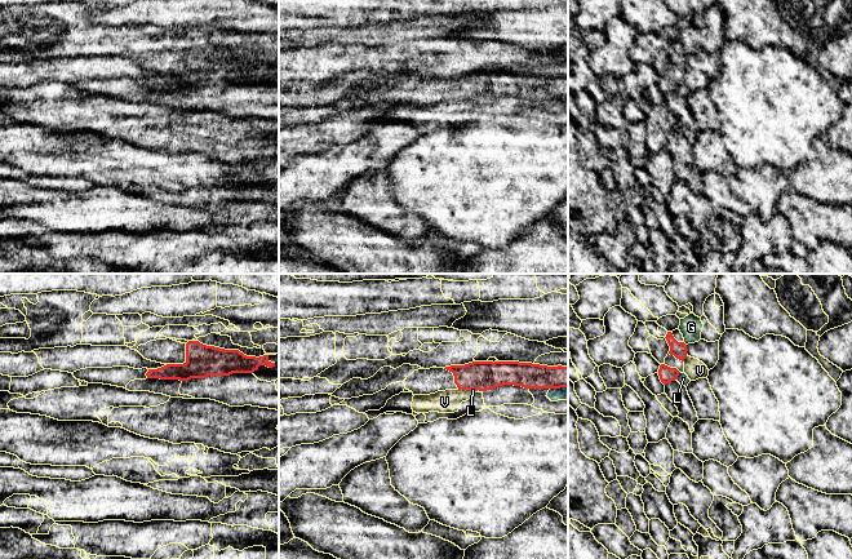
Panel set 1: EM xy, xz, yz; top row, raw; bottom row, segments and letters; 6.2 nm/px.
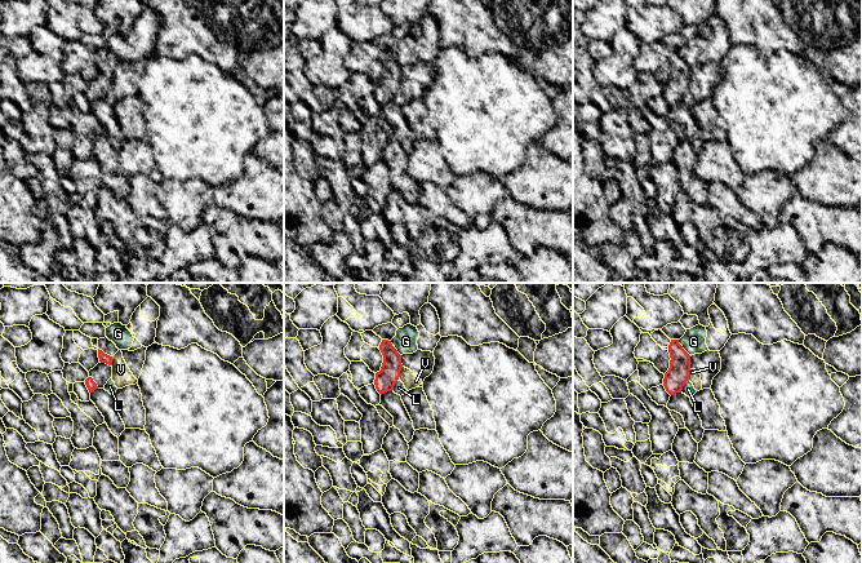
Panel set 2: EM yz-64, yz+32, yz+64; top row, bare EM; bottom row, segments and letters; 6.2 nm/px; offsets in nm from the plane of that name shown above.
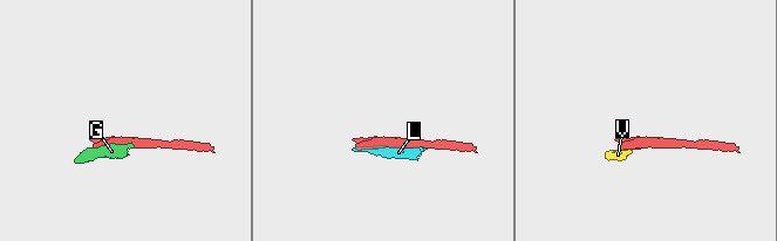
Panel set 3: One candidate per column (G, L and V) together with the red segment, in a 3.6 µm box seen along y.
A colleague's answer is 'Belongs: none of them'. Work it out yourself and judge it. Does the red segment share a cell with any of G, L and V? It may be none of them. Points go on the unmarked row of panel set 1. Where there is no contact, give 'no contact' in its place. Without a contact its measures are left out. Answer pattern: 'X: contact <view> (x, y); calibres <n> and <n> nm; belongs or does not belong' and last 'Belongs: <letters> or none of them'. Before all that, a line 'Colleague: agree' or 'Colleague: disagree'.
Colleague: agree
G: contact yz (684, 54); calibres 100 and 140 nm; does not belong
L: contact yz (678, 85); calibres 100 and 70 nm; does not belong
V: contact xz (465, 100); calibres 180 and 140 nm; does not belong
Belongs: none of them

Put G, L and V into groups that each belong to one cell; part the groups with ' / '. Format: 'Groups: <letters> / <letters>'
Groups: G / L V

